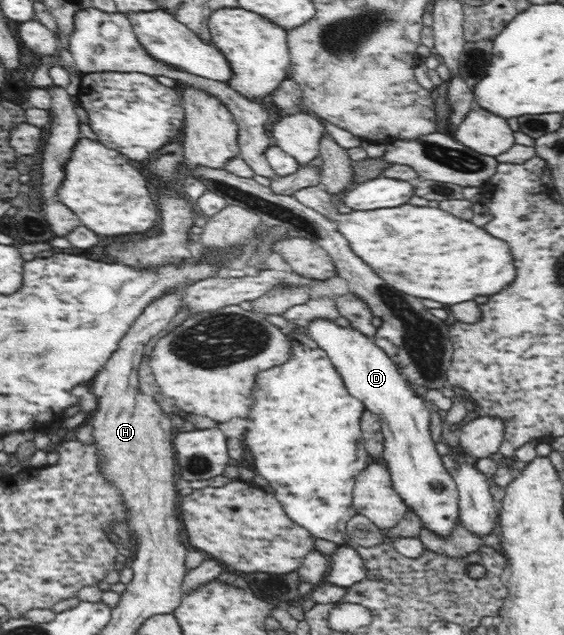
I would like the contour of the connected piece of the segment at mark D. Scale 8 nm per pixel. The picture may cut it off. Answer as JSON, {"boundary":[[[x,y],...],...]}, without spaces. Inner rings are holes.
{"boundary":[[[313,319],[307,333],[330,357],[348,392],[361,400],[365,409],[378,415],[384,437],[382,457],[388,467],[393,490],[408,508],[415,511],[424,527],[439,538],[449,538],[460,520],[459,494],[435,448],[429,425],[429,404],[413,392],[397,364],[372,338],[350,326],[337,325],[333,319]]]}

